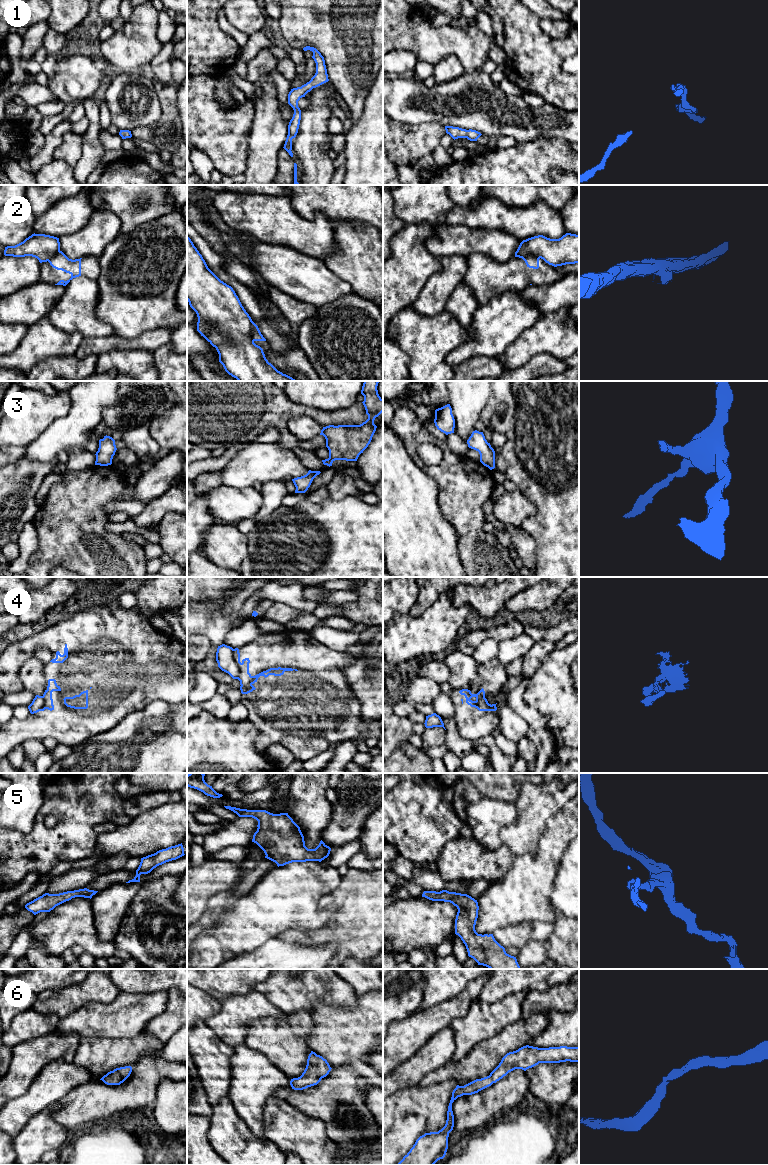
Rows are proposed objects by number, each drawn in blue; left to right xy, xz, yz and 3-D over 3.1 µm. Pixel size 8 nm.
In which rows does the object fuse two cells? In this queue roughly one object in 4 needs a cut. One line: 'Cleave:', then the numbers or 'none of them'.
Cleave: 4

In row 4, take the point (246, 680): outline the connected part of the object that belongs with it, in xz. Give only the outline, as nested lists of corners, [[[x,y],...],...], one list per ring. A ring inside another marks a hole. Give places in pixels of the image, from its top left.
[[[235,648],[233,650],[233,657],[240,670],[238,675],[238,680],[240,681],[240,685],[241,685],[240,690],[242,694],[248,694],[253,690],[255,690],[256,688],[253,686],[253,684],[257,682],[260,676],[264,676],[266,678],[269,675],[281,676],[284,674],[285,671],[293,671],[293,670],[298,671],[297,669],[292,669],[292,668],[278,667],[278,668],[270,668],[255,676],[252,676],[249,673],[249,663],[250,663],[249,658],[245,658],[241,661],[238,648]]]

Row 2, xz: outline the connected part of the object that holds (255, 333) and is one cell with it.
[[[187,236],[187,301],[198,317],[197,331],[219,354],[225,371],[238,381],[296,381],[278,371],[255,341],[266,341],[242,306],[233,288],[221,281],[207,266]]]

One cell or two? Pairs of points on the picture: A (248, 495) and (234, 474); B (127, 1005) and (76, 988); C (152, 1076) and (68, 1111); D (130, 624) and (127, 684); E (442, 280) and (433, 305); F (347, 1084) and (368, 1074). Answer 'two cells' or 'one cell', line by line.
A: two cells
B: two cells
C: one cell
D: one cell
E: one cell
F: one cell

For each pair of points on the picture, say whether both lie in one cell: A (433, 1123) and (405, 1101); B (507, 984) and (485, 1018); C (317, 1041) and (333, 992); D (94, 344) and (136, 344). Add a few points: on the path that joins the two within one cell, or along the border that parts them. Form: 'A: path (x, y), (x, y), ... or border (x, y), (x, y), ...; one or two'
A: path (430, 1115), (416, 1101), (413, 1101); one
B: border (516, 992), (510, 993), (494, 1002), (475, 1002); two
C: border (353, 1004), (338, 1006), (317, 1001), (310, 1011); two
D: path (104, 344), (126, 344); one

